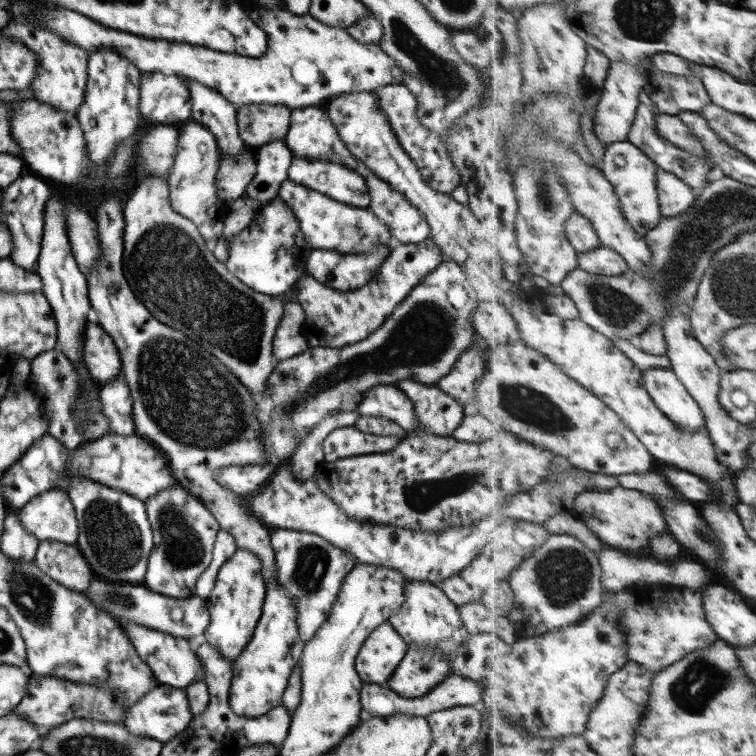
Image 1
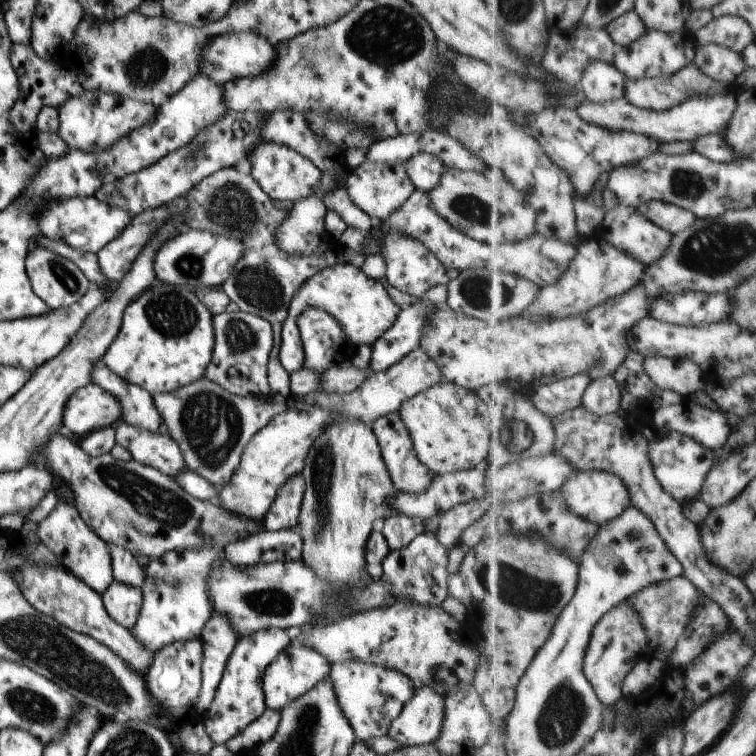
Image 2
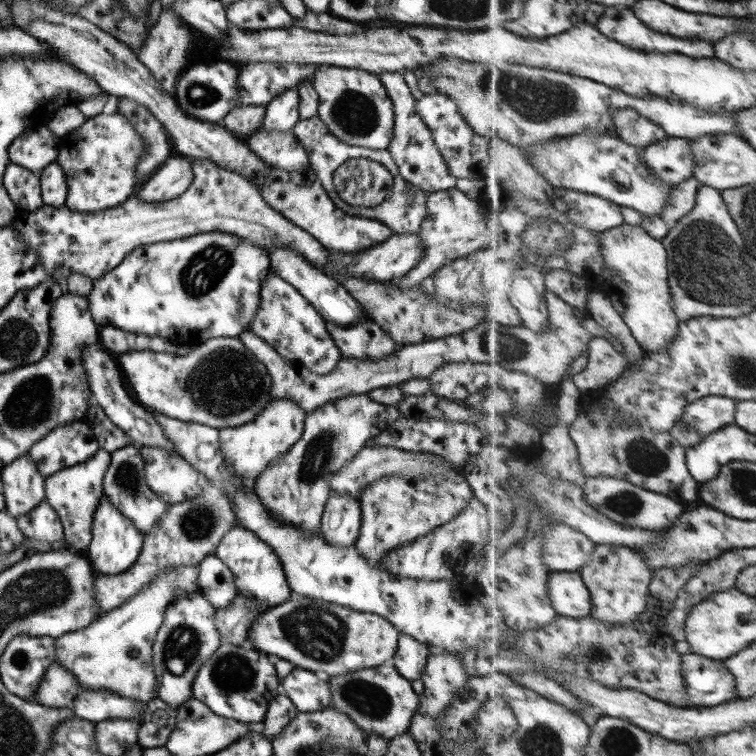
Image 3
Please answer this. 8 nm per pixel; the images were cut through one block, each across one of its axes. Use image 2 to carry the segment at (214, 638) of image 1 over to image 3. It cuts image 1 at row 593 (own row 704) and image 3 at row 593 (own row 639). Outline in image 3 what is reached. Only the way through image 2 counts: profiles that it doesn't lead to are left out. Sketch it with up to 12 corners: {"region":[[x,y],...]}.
{"region":[[232,527],[214,555],[238,593],[268,607],[292,598],[279,556]]}

